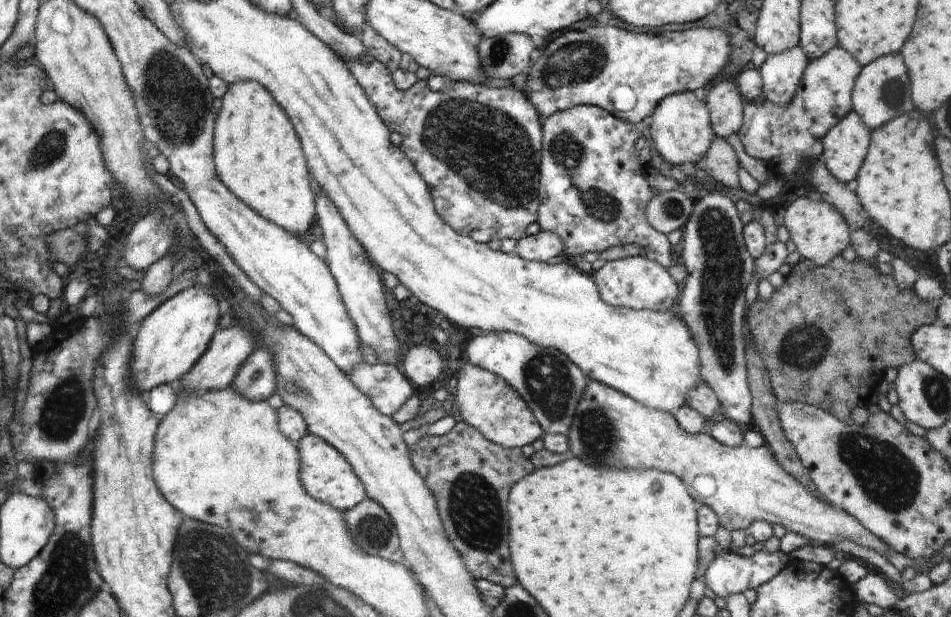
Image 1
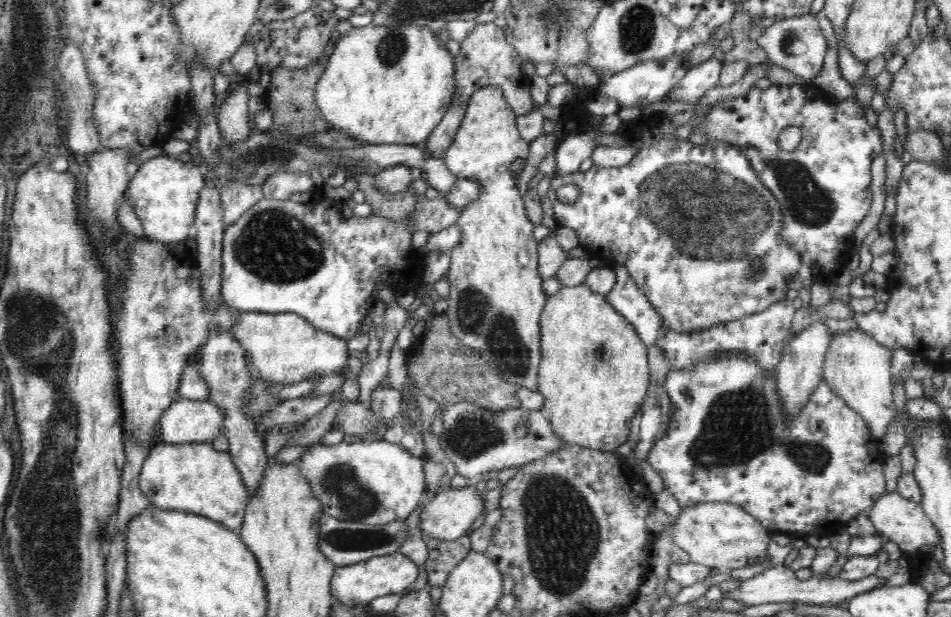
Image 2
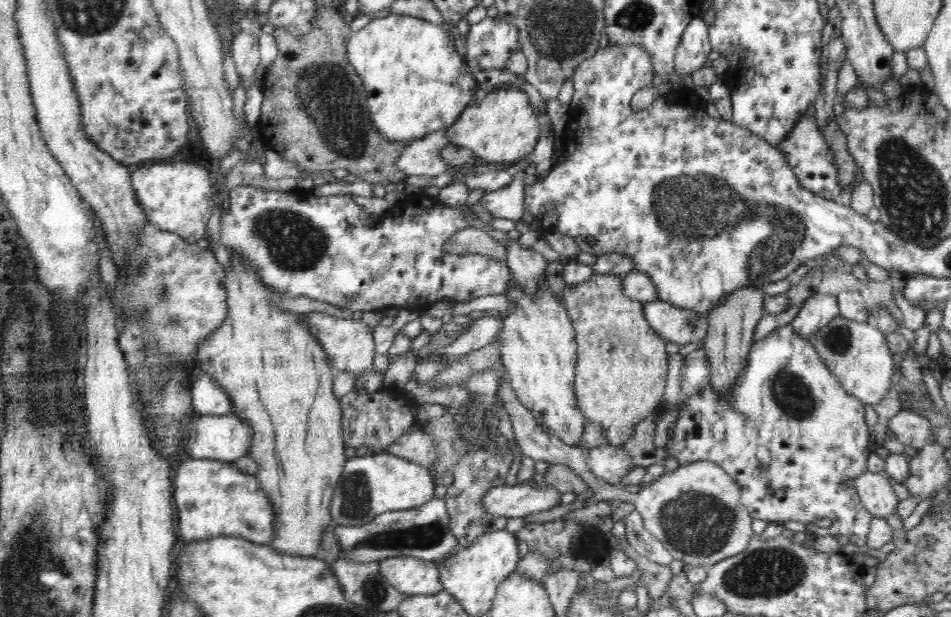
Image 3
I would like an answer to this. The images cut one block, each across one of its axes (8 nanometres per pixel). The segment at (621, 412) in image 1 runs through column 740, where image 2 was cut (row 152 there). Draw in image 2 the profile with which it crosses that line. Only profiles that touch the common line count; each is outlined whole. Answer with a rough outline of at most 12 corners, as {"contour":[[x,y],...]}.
{"contour":[[499,86],[442,156],[482,195],[448,251],[449,326],[538,391],[547,295]]}

